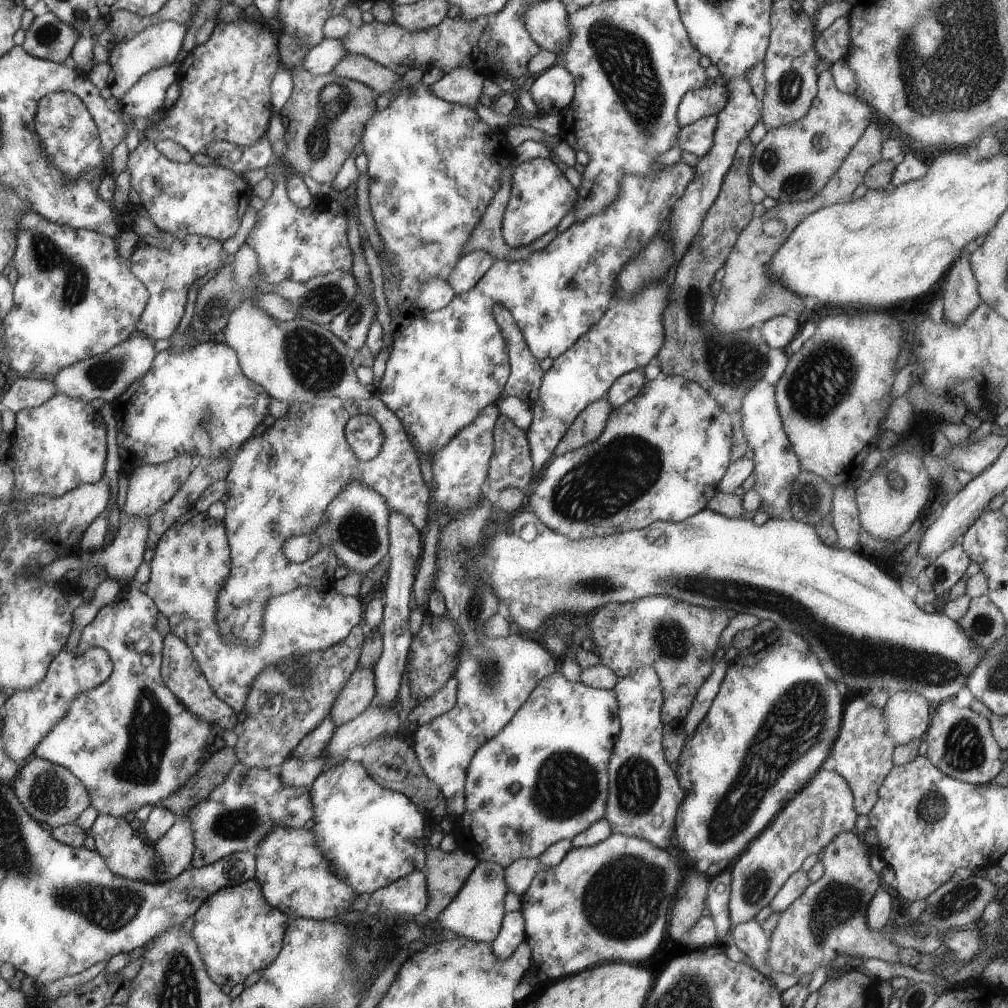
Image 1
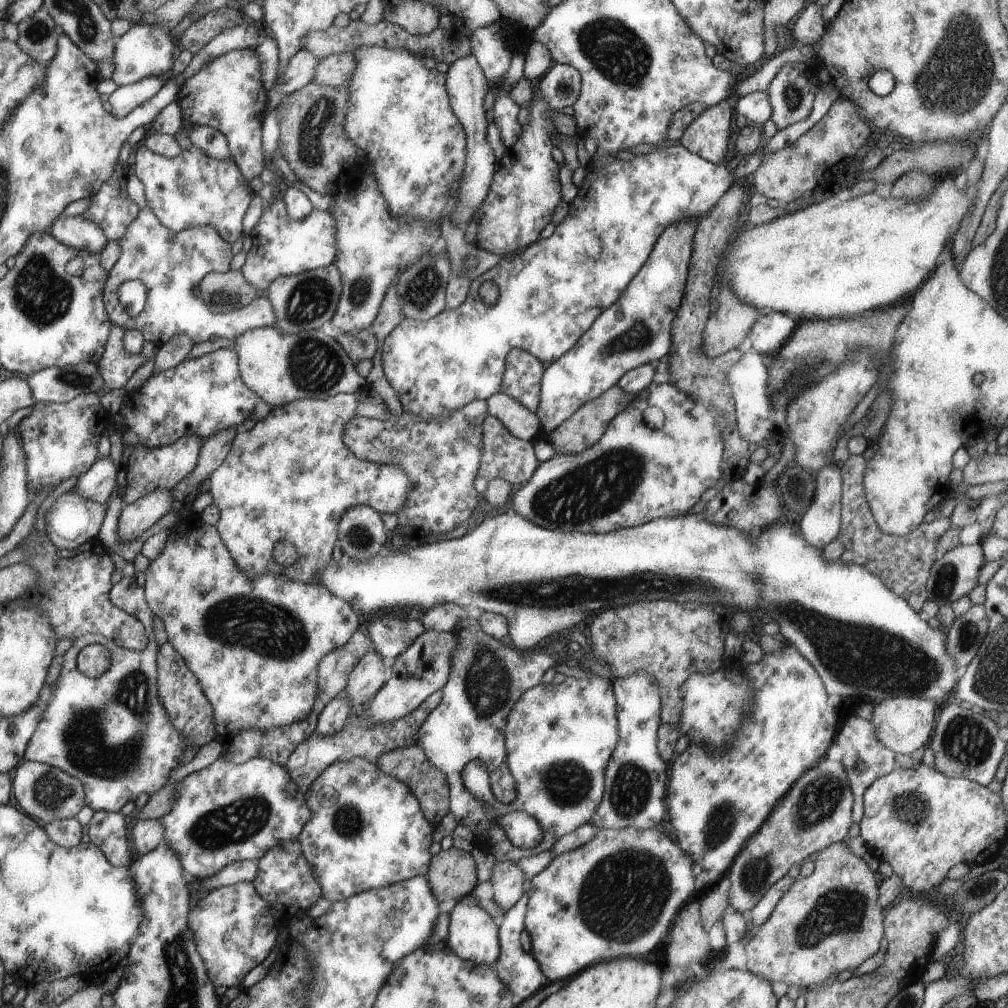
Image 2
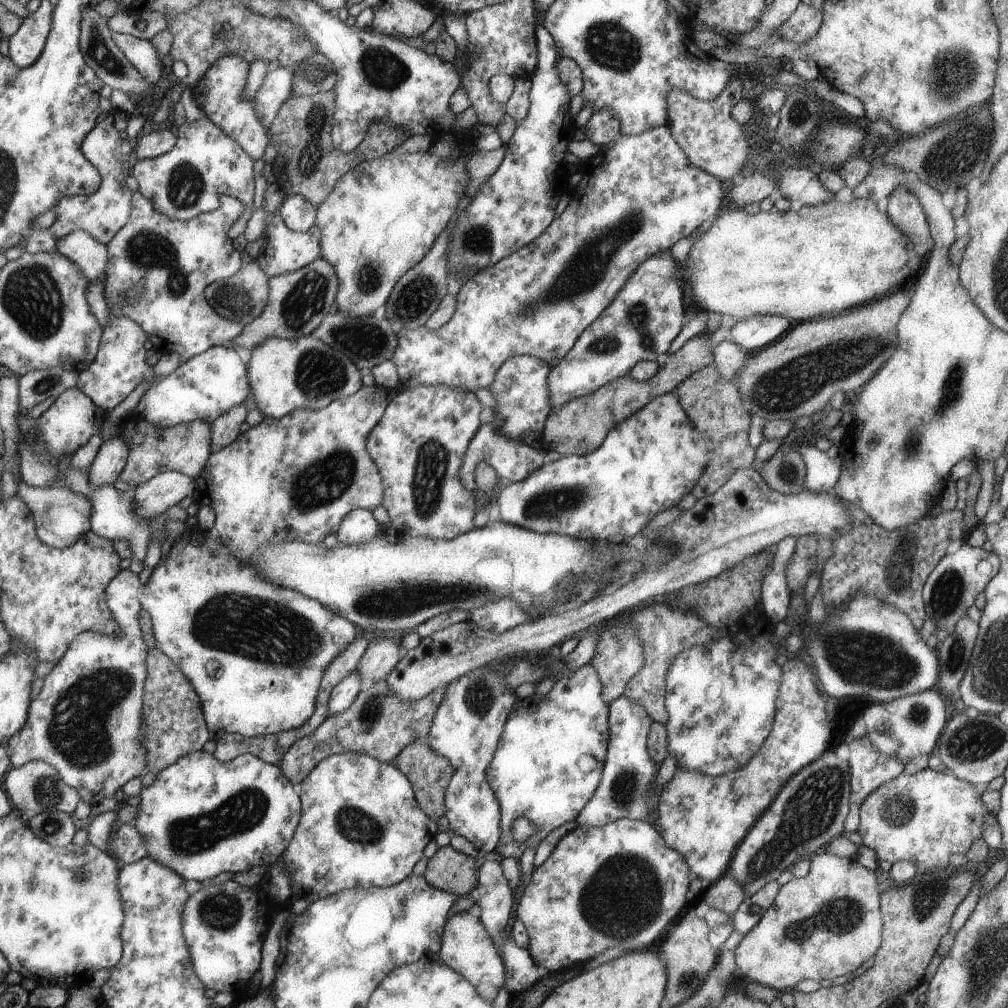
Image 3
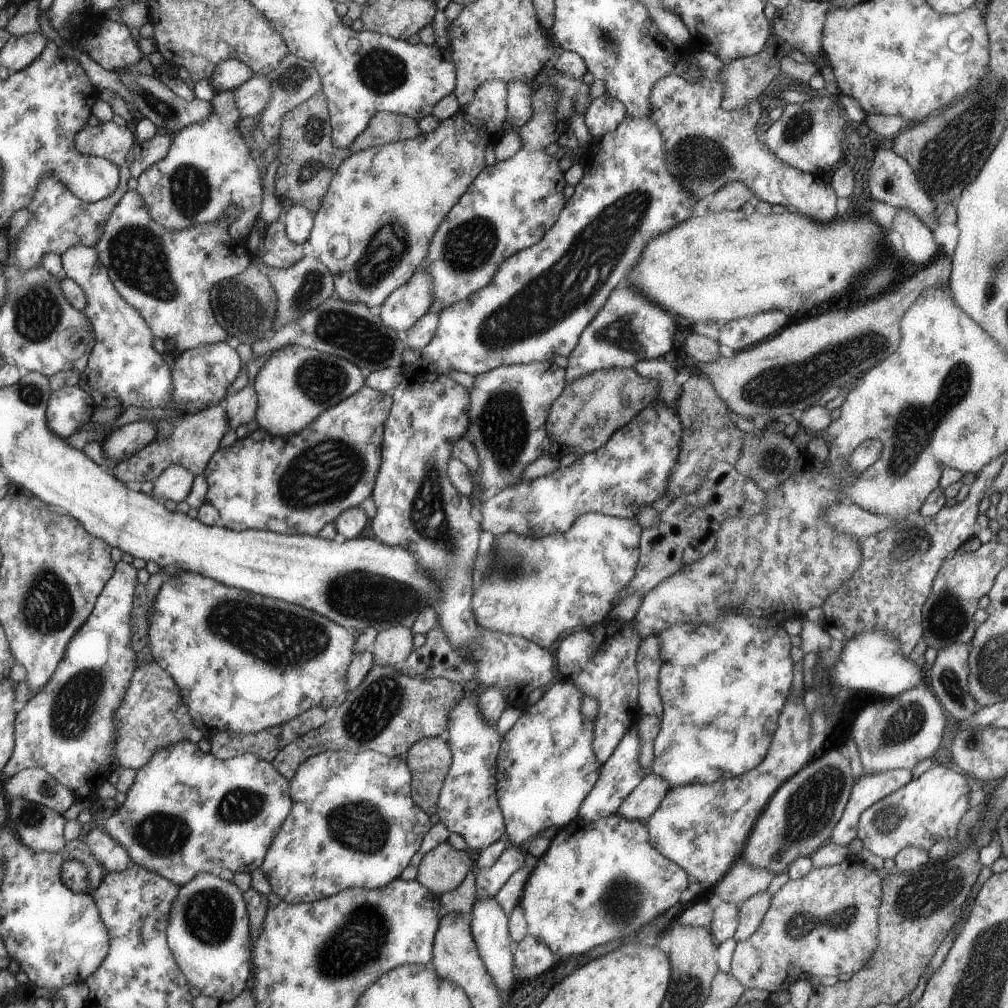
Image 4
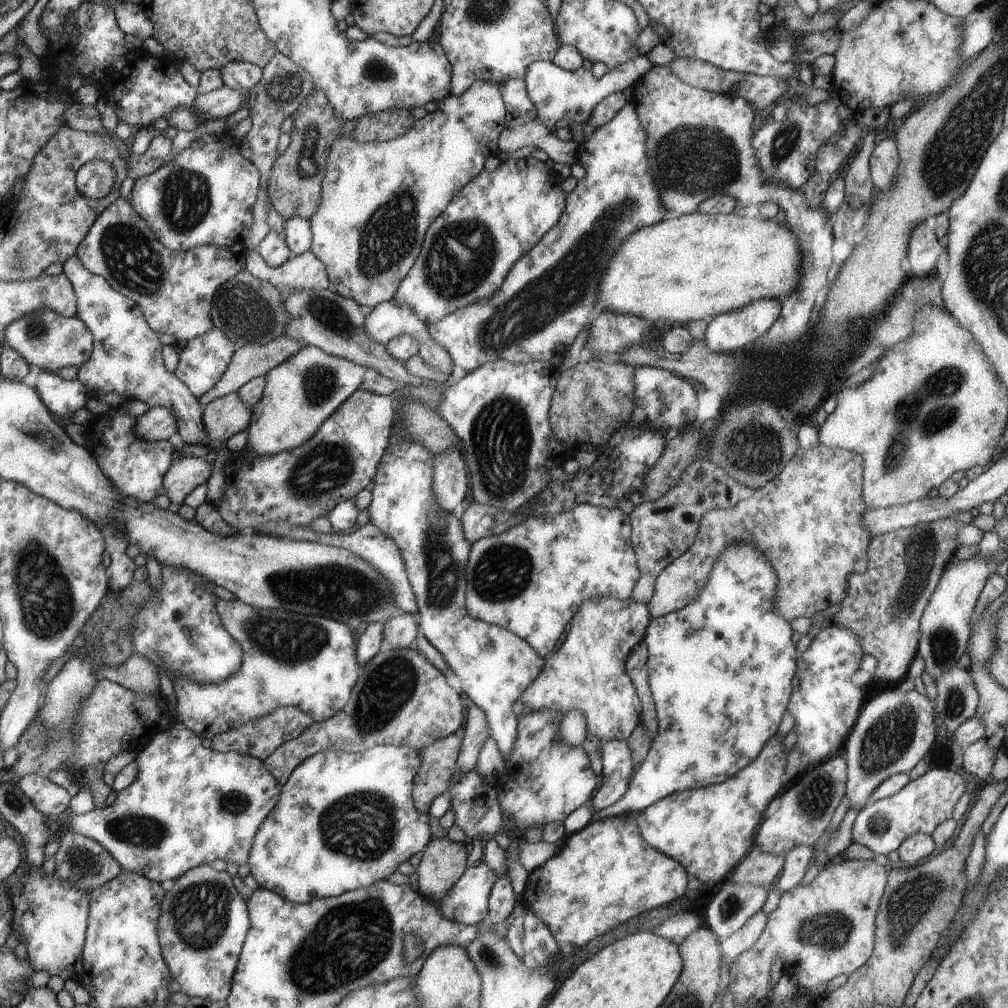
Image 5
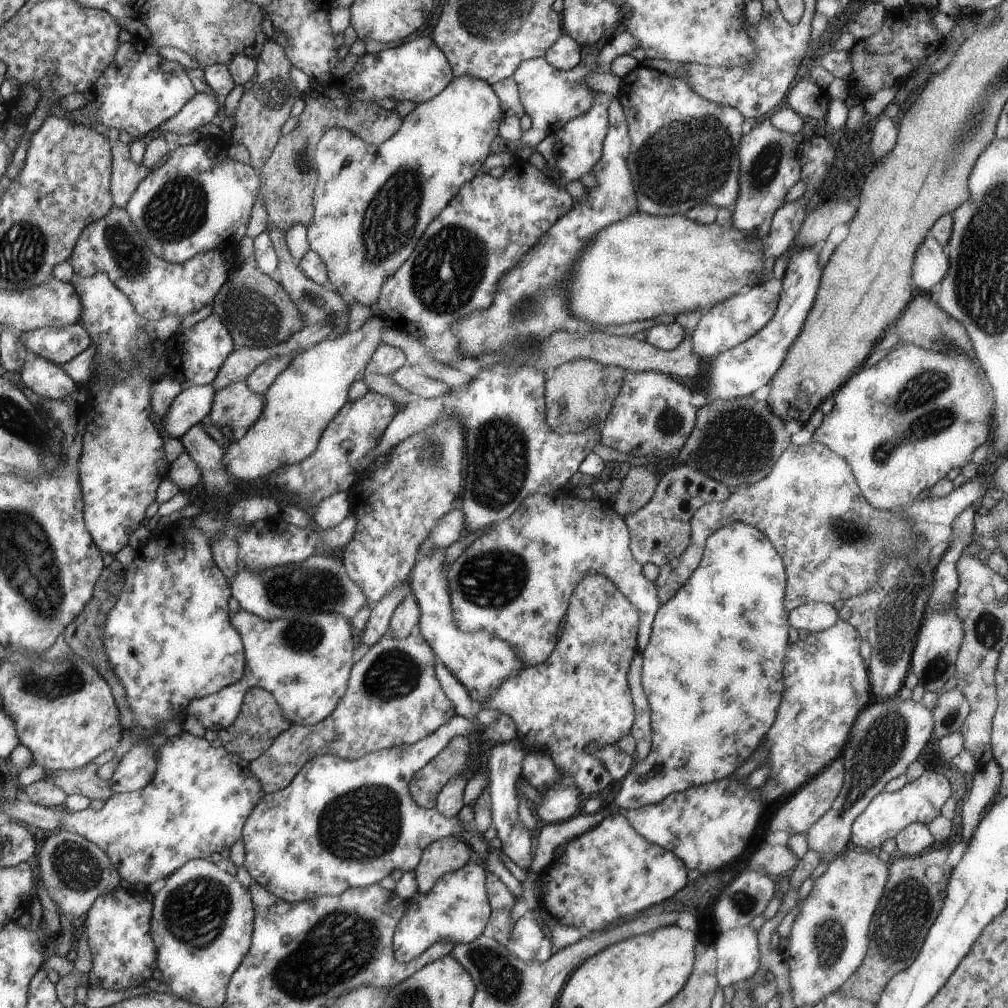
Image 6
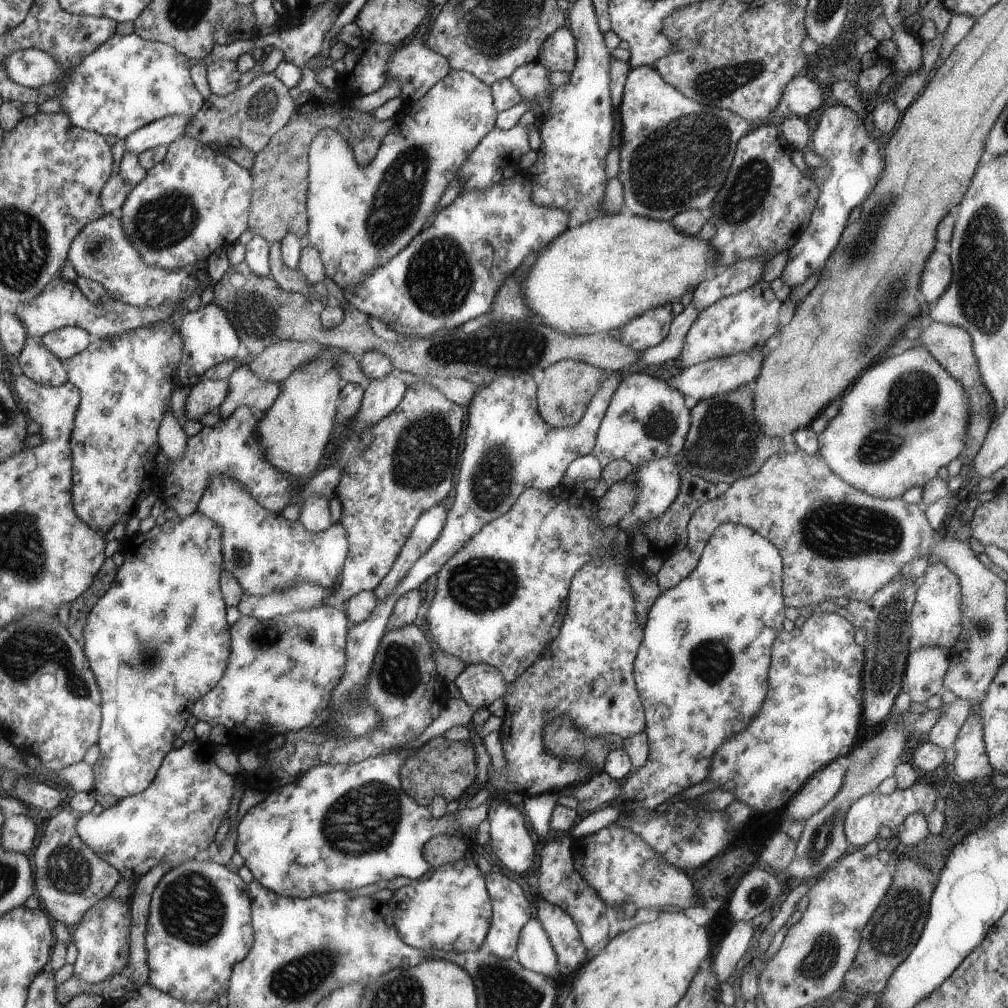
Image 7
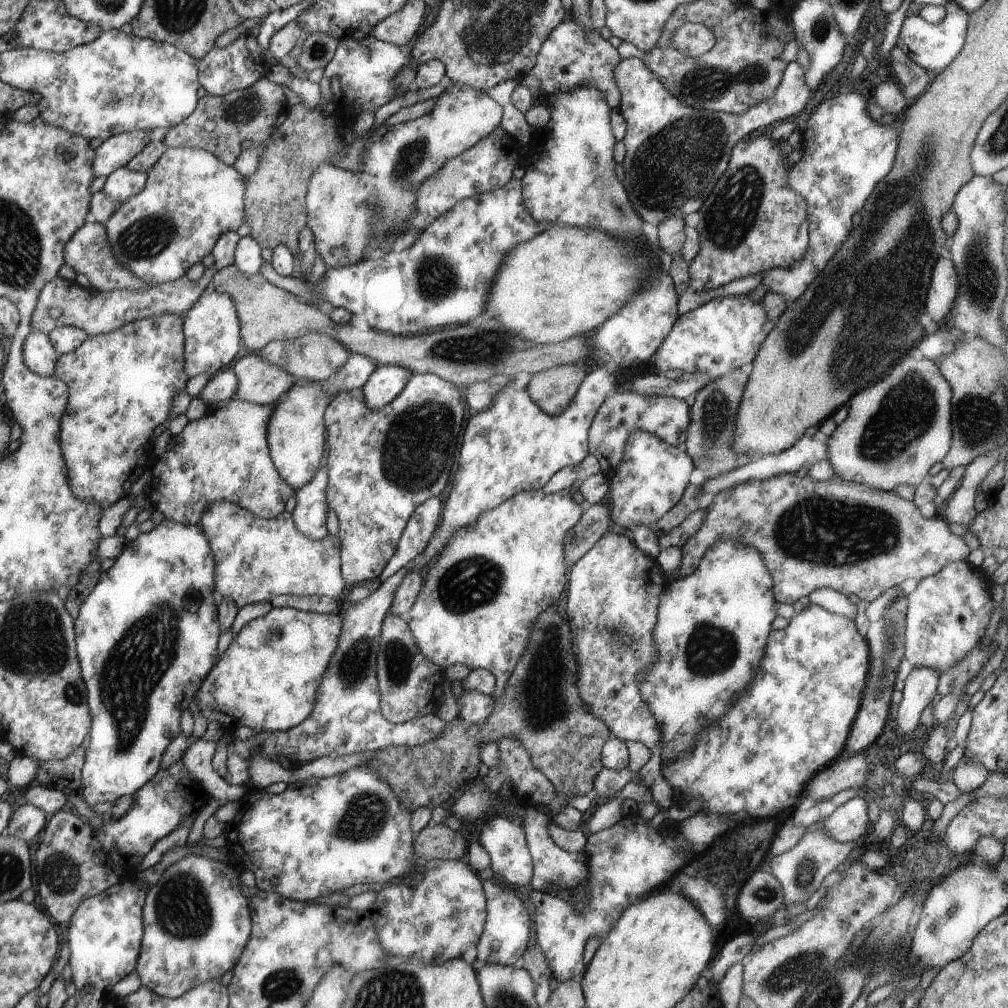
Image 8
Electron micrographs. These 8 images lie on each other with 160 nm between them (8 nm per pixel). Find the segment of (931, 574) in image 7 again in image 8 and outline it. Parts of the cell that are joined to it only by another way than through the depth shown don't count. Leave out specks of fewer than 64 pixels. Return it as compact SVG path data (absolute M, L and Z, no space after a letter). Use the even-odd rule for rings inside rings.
M956 561L947 564L940 572L930 575L915 583L914 589L908 591L908 610L906 615L905 659L914 667L932 667L941 674L959 663L975 646L982 641L986 626L990 622L993 610L999 604L992 597L991 588L994 582L981 568L974 567L969 562Z

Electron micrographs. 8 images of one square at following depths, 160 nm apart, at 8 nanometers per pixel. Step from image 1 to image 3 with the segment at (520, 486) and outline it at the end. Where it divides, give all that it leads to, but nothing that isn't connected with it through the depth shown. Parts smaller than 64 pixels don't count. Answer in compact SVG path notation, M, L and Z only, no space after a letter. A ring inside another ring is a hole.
M484 422L476 438L471 441L467 455L464 456L463 467L460 468L459 474L467 490L474 491L477 484L474 482L476 464L479 464L480 460L486 459L501 481L507 483L519 482L525 480L532 472L535 472L538 468L548 463L546 453L547 451L544 450L543 447L536 449L522 442L516 442L516 440L512 440L512 438L506 438L504 434L500 434L500 432L496 430L494 424Z

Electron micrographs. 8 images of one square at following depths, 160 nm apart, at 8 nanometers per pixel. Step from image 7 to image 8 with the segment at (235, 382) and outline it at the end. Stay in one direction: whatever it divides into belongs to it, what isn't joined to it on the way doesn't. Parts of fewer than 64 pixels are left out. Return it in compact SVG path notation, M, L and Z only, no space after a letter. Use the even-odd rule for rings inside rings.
M259 354L240 358L232 365L232 372L239 377L234 398L257 405L276 404L295 384L292 374L265 361Z

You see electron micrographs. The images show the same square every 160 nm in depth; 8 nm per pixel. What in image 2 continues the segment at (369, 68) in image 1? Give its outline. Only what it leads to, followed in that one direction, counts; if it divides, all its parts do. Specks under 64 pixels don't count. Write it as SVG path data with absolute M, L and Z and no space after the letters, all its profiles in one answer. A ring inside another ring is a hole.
M352 52L332 54L320 59L318 66L314 68L312 84L340 87L348 84L352 78L356 66L356 58Z

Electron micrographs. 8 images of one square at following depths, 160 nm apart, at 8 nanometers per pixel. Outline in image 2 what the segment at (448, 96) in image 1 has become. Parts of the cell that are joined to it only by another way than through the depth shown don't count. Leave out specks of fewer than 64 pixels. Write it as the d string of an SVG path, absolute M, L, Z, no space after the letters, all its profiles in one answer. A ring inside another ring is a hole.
M472 54L456 60L445 74L451 109L454 110L460 125L466 130L467 138L467 163L466 170L463 172L463 180L460 180L459 205L455 209L455 213L450 216L453 227L464 229L486 199L498 166L498 160L488 144L488 138L486 138L488 118L486 118L487 112L484 110L485 96L493 87L489 85L489 81L484 77Z

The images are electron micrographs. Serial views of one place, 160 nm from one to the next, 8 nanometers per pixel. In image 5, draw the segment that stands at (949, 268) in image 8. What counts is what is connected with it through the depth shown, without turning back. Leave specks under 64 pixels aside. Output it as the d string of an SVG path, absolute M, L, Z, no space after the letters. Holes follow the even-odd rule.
M925 221L918 223L911 230L907 248L907 258L913 277L923 277L936 272L938 256L945 251L945 243L936 237L936 233Z

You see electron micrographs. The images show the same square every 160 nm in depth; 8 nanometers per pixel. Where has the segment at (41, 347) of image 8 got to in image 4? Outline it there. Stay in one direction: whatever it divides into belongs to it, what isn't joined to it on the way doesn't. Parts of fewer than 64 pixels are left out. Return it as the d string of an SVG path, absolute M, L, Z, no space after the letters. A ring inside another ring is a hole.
M63 386L52 392L52 396L48 398L47 418L50 422L50 428L52 432L67 440L76 430L91 425L91 416L96 408L97 405L87 390L81 390L79 387Z

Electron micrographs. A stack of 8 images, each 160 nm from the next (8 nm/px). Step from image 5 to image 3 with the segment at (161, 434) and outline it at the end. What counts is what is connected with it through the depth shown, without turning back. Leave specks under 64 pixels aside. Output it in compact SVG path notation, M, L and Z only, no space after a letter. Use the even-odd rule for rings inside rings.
M120 435L104 440L94 463L87 469L96 488L104 484L114 485L127 466L130 454L131 448Z

